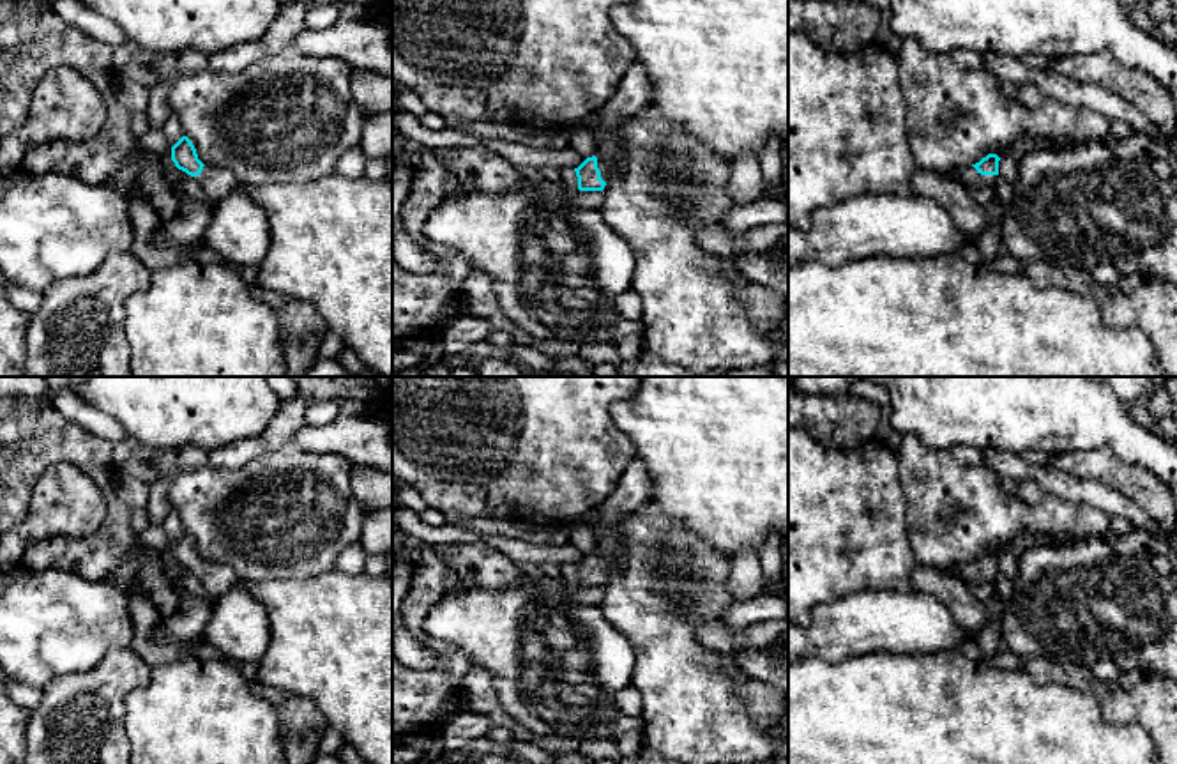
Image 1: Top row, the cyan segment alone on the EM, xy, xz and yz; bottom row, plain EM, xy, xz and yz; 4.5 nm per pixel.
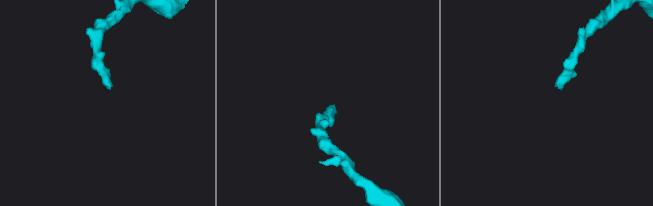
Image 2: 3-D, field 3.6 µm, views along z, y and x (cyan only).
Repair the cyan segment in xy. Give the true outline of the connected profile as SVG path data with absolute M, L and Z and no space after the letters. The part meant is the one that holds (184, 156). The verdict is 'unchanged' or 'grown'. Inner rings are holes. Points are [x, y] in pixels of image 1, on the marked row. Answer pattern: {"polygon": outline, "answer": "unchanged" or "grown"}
{"polygon": "M187 136L171 147L171 161L212 198L232 191L251 196L267 214L270 248L256 267L254 285L311 302L366 368L392 377L392 186L336 172L308 184L240 182L230 170L203 164Z", "answer": "grown"}

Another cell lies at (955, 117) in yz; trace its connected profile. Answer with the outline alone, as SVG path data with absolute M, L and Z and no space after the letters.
M912 37L903 39L898 60L907 140L917 168L963 172L988 154L1004 157L1020 141L1060 138L1083 147L1112 141L1110 118L1105 115L1050 97L1037 108L1027 108L1009 97L991 73L958 67L949 53L930 53Z

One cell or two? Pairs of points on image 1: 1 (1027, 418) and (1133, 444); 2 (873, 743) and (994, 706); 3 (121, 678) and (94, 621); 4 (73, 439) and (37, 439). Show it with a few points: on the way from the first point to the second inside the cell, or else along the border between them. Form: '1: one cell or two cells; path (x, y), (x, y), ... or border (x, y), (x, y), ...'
1: one cell; path (1054, 418), (1100, 418), (1107, 423)
2: one cell; path (903, 743), (956, 743), (964, 736)
3: two cells; border (128, 646), (112, 649), (92, 669), (73, 674)
4: one cell; path (64, 439), (46, 439)

